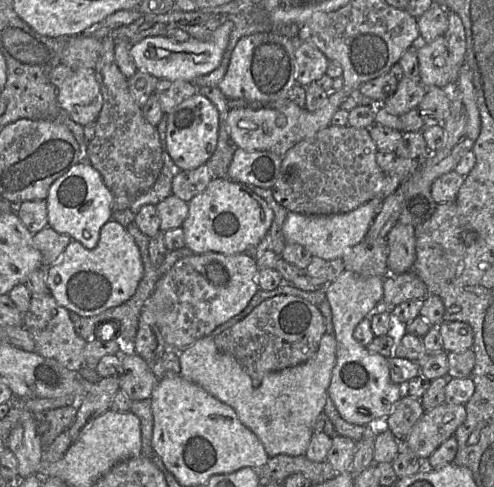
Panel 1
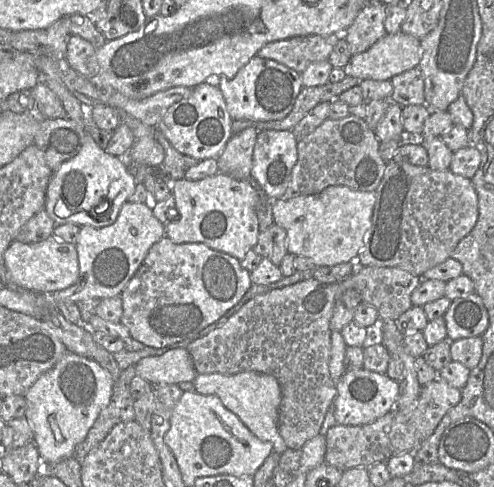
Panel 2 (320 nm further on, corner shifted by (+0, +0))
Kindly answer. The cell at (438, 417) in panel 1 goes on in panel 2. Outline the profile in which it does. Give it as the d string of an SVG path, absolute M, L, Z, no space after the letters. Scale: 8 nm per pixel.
M435 379L421 387L414 409L392 409L372 423L358 426L339 425L331 427L325 436L325 462L346 471L352 468L369 468L377 463L386 463L392 457L413 453L434 432L444 415L461 400L461 389Z

